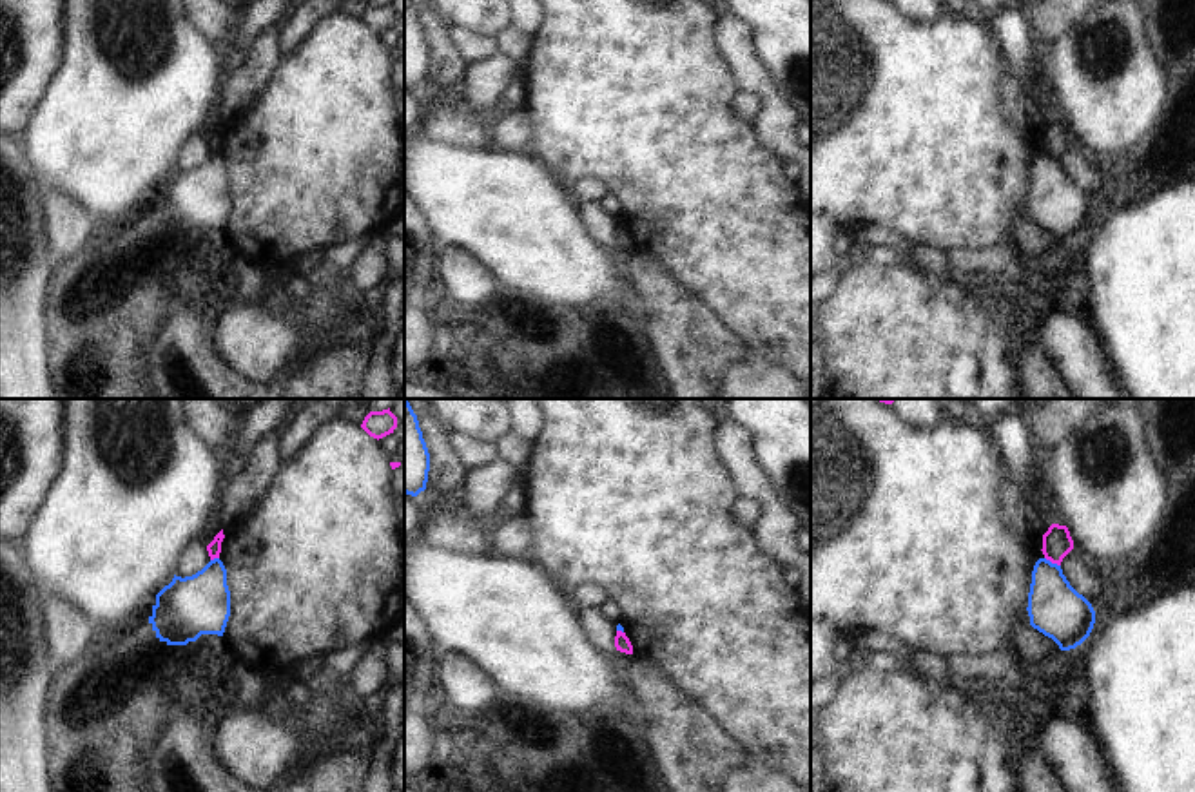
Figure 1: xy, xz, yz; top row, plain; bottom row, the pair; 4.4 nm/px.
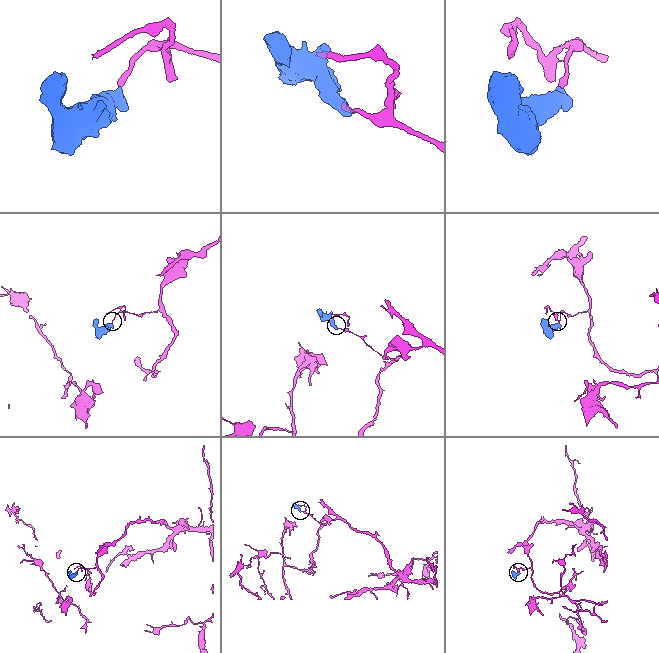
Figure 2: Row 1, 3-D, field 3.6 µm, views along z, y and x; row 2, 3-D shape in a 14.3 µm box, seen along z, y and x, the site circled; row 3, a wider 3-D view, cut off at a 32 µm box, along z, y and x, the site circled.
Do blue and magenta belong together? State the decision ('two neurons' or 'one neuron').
two neurons

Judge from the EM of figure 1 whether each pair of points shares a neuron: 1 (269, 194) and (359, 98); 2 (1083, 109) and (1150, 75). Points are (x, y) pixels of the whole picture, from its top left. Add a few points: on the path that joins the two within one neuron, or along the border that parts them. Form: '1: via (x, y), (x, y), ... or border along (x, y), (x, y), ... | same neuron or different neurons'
1: via (292, 171), (336, 122) | same neuron
2: via (1099, 95), (1114, 95), (1134, 77) | same neuron

